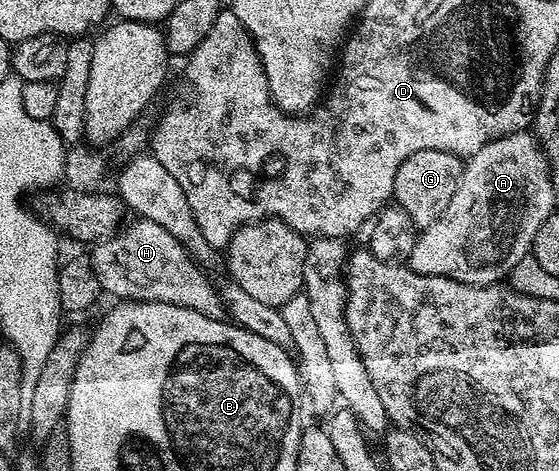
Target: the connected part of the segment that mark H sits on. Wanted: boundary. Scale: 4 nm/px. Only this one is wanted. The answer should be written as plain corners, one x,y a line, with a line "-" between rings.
133,218
133,223
124,225
111,238
102,238
90,252
92,268
98,273
101,292
117,295
120,301
152,300
158,303
173,303
179,307
189,307
212,319
224,319
226,308
217,284
212,284
204,274
205,268
199,265
187,252
183,244
171,236
161,225
143,218

